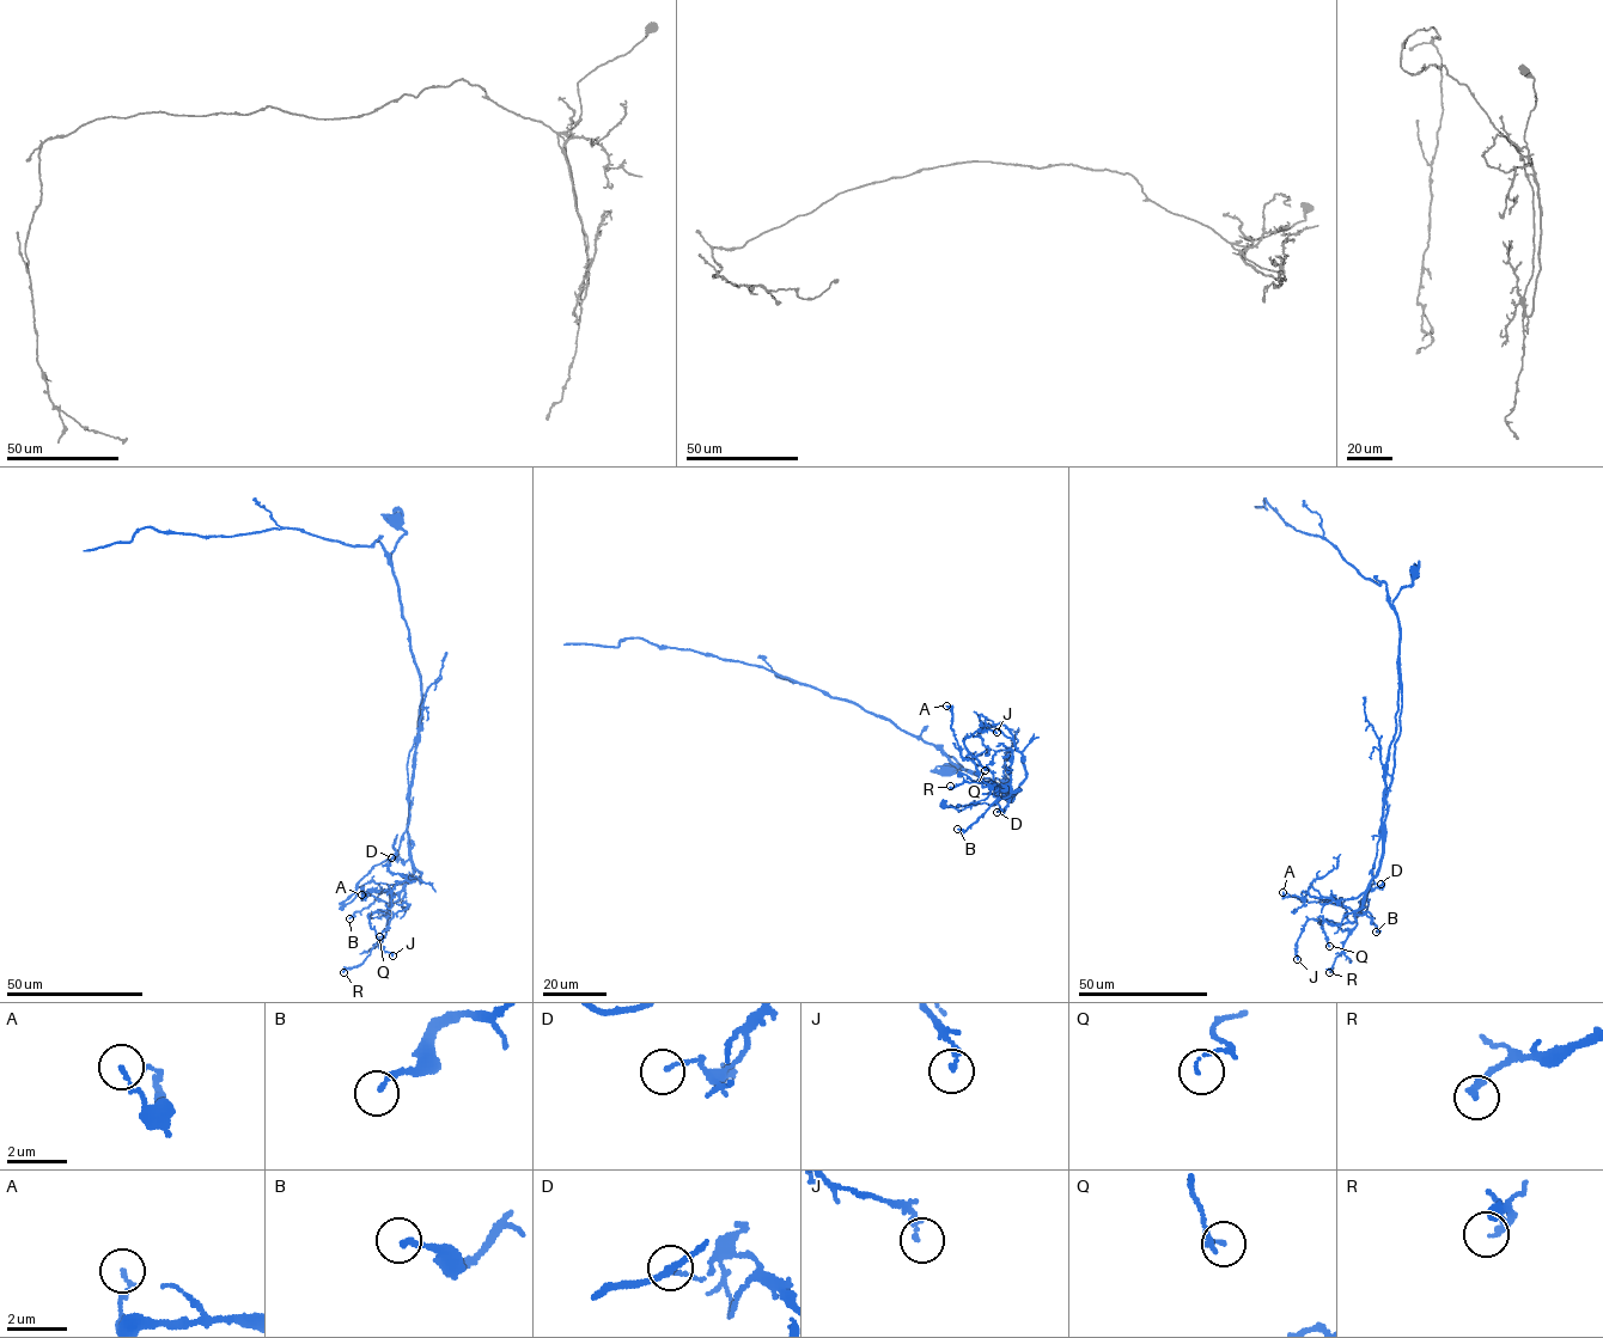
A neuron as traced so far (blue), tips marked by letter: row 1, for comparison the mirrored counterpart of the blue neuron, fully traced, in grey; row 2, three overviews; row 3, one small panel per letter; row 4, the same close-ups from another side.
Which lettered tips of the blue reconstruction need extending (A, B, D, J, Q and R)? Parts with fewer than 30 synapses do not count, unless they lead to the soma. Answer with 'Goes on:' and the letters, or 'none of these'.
Goes on: none of these

